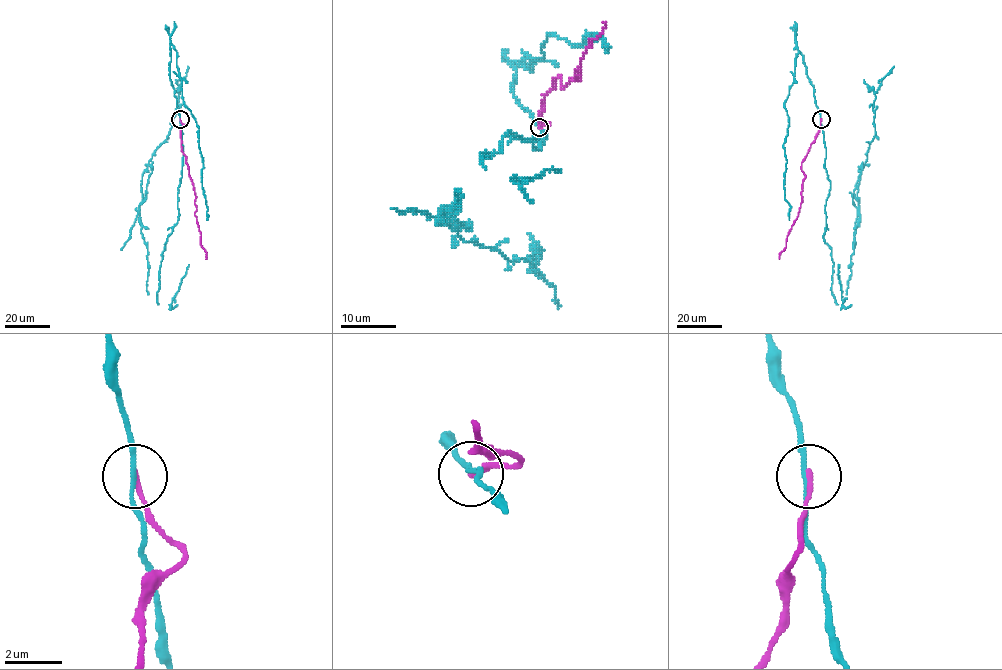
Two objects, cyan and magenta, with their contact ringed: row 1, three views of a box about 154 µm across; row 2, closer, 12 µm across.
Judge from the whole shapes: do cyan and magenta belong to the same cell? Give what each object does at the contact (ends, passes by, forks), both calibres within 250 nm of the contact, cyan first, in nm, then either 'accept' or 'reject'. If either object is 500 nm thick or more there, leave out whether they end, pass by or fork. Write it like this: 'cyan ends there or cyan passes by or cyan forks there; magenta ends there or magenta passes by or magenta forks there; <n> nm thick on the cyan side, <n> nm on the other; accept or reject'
cyan passes by; magenta ends there; 130 nm thick on the cyan side, 180 nm on the other; reject

